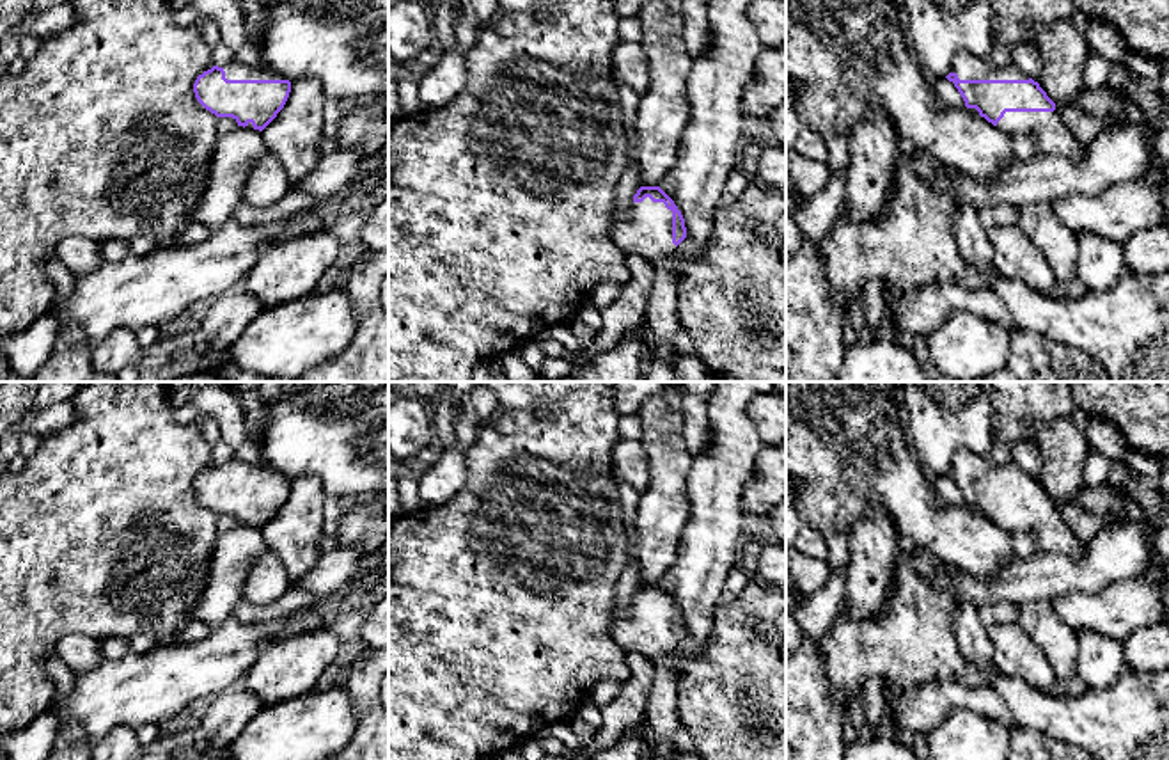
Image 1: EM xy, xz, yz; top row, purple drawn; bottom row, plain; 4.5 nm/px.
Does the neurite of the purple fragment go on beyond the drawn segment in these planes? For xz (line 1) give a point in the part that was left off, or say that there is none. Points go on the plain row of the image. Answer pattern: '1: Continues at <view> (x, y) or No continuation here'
1: Continues at xz (648, 627)

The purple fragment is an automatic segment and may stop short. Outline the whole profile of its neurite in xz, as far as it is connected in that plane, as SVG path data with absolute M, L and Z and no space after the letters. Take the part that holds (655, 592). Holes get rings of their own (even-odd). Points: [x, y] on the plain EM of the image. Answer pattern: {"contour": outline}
{"contour": "M640 584L628 614L610 621L610 632L626 652L640 653L655 664L678 653L686 625L681 609L660 584Z"}

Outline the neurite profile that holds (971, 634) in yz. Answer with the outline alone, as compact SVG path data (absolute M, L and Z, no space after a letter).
M960 595L953 627L969 671L979 673L988 669L992 664L992 641L988 629L979 618L977 604Z

